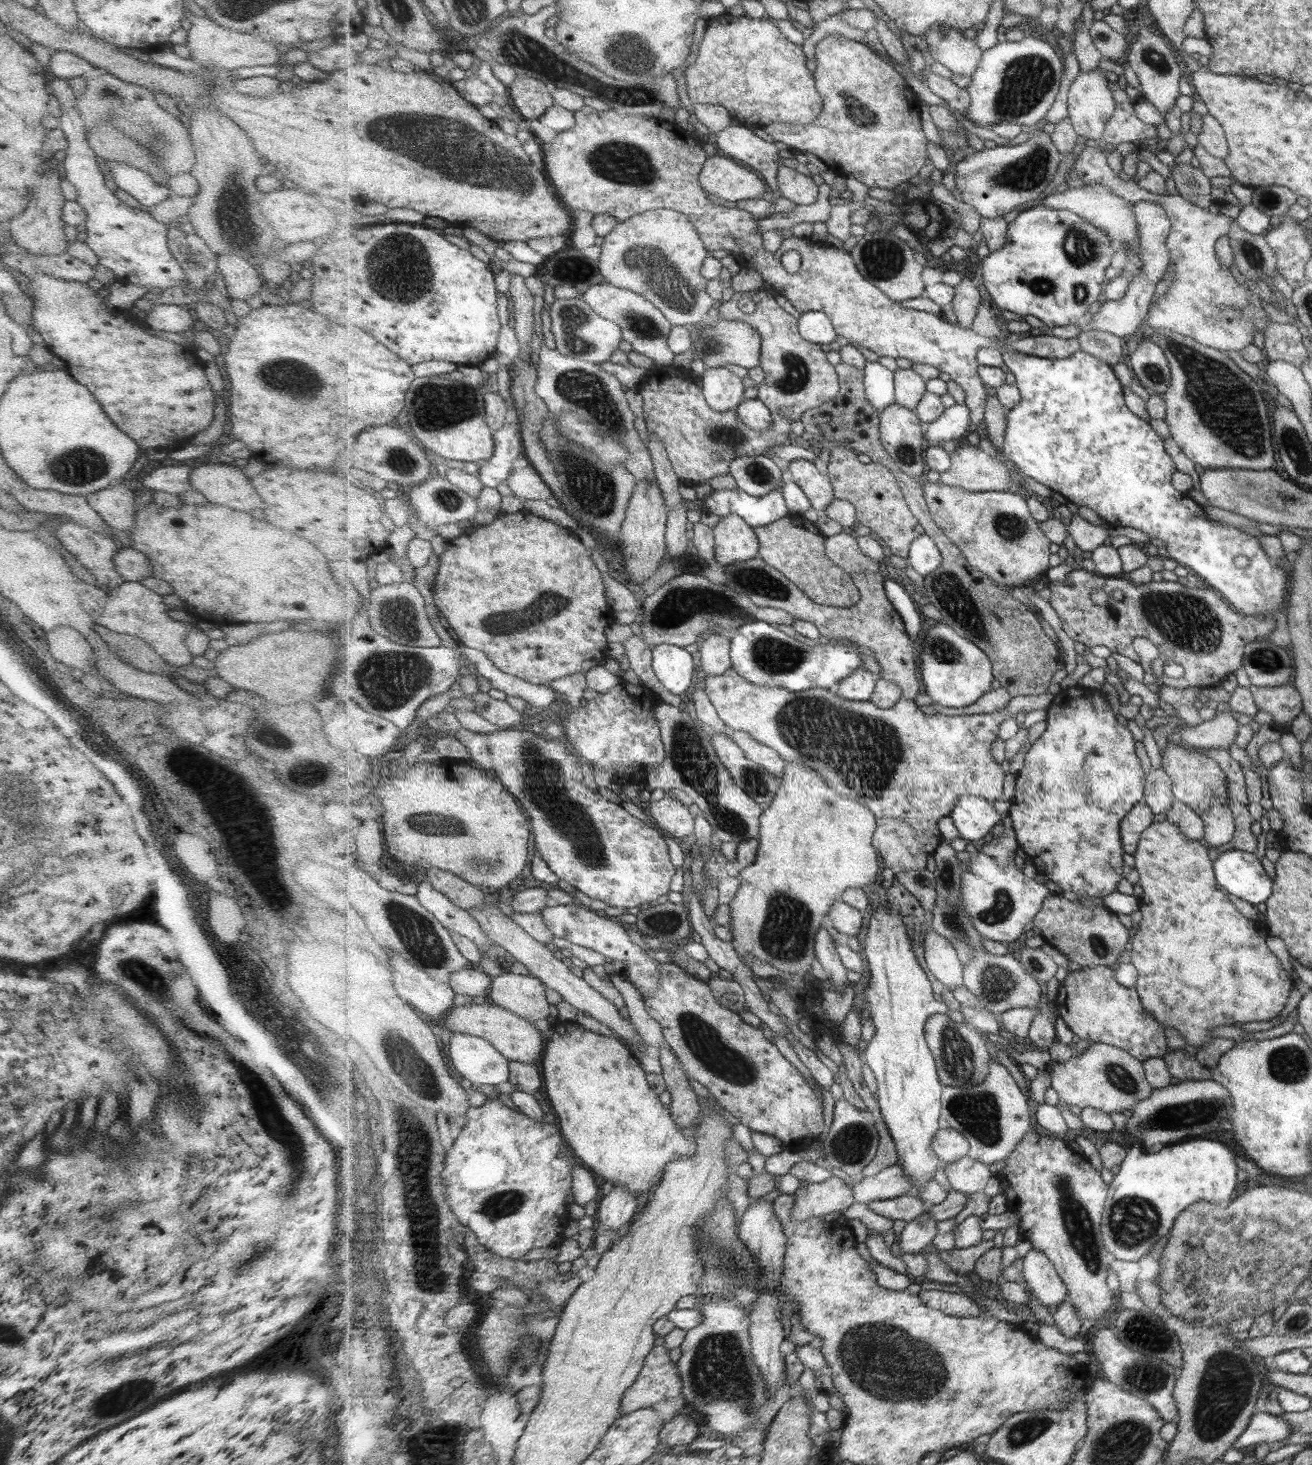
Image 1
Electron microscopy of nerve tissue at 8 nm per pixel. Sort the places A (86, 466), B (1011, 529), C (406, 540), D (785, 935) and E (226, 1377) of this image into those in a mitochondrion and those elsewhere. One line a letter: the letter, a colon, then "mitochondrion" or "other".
A: mitochondrion
B: mitochondrion
C: other
D: mitochondrion
E: other

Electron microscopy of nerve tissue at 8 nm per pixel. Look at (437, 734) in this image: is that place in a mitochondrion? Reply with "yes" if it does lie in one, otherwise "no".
no

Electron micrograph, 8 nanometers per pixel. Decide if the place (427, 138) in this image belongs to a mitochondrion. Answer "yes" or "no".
yes

